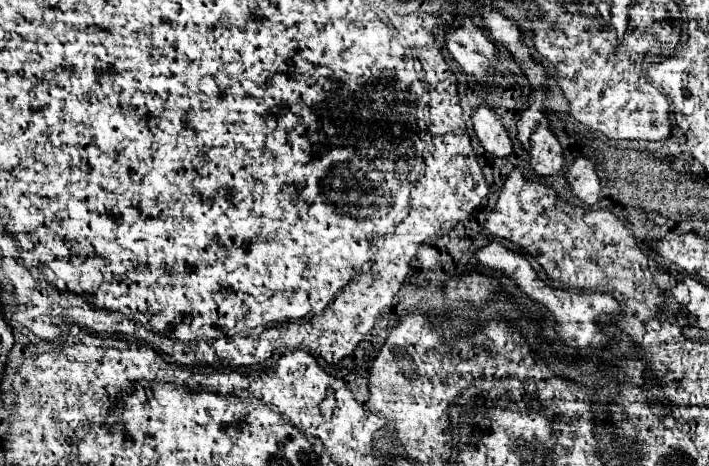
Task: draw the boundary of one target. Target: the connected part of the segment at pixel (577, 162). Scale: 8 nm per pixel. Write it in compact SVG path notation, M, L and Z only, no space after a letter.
M575 158L571 166L567 166L565 170L565 180L569 184L569 190L585 204L593 206L599 200L599 192L601 192L601 184L595 172L595 162L589 158Z

